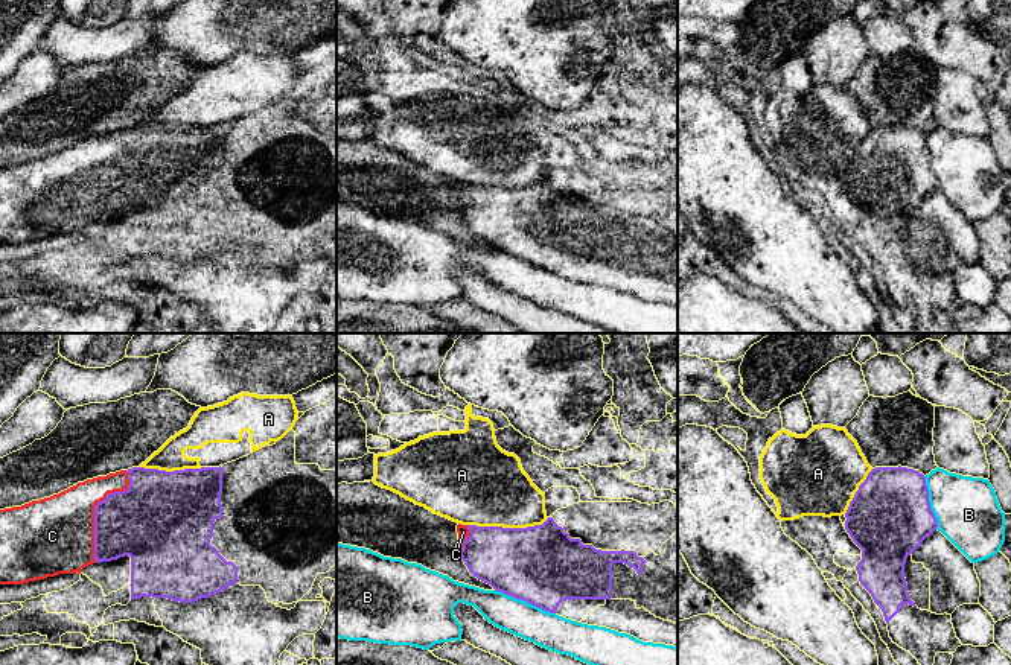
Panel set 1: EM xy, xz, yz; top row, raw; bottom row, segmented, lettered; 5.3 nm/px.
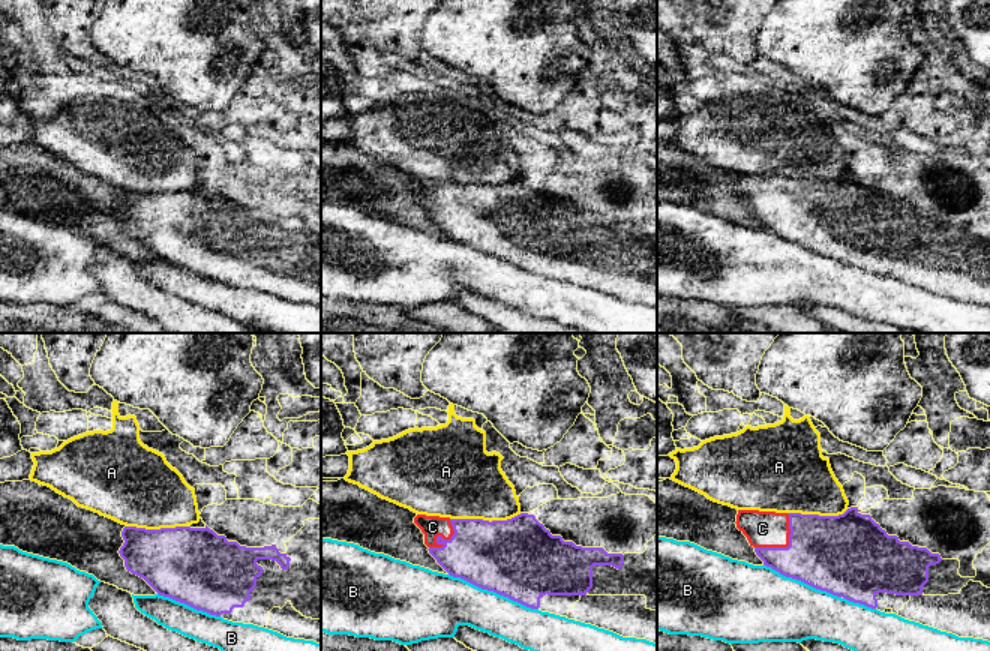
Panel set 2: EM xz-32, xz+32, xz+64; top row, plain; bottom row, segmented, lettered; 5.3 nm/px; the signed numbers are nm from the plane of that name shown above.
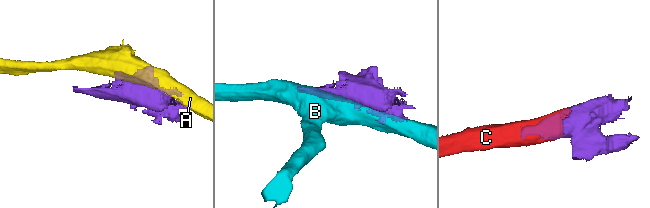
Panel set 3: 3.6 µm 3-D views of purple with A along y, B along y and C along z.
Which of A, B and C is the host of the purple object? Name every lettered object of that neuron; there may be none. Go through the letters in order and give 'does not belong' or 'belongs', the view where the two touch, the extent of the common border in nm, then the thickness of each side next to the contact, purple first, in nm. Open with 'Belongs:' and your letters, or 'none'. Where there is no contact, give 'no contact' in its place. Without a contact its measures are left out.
Belongs: C
A: does not belong | xz | 420 nm | 400/420 nm
B: does not belong | xz | 340 nm | 420/190 nm
C: belongs | xy | 500 nm | 380/400 nm

